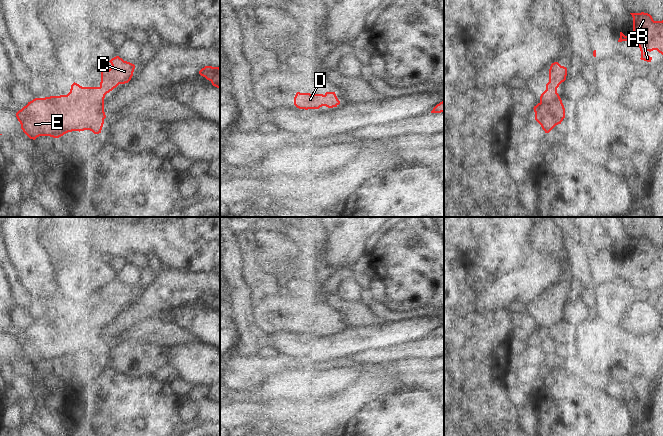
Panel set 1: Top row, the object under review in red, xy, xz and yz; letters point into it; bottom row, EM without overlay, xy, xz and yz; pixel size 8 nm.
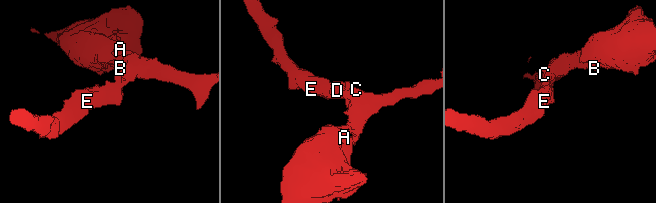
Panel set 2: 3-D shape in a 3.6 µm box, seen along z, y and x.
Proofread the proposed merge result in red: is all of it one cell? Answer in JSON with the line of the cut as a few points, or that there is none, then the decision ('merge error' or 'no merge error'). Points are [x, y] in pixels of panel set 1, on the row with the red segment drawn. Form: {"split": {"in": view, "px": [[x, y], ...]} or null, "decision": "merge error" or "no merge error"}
{"split": null, "decision": "no merge error"}

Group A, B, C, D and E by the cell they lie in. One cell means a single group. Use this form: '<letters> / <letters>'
A B C D E

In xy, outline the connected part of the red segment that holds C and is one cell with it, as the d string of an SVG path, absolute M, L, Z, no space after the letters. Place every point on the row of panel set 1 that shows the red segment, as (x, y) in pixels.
M119 56L110 61L111 68L101 71L99 87L71 85L67 95L35 98L16 113L21 129L35 140L39 136L59 138L72 131L90 130L101 133L104 119L104 98L119 84L128 83L135 65Z

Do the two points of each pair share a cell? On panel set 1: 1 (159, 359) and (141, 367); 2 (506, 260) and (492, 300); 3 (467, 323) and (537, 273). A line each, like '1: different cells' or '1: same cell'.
1: same cell
2: different cells
3: different cells

